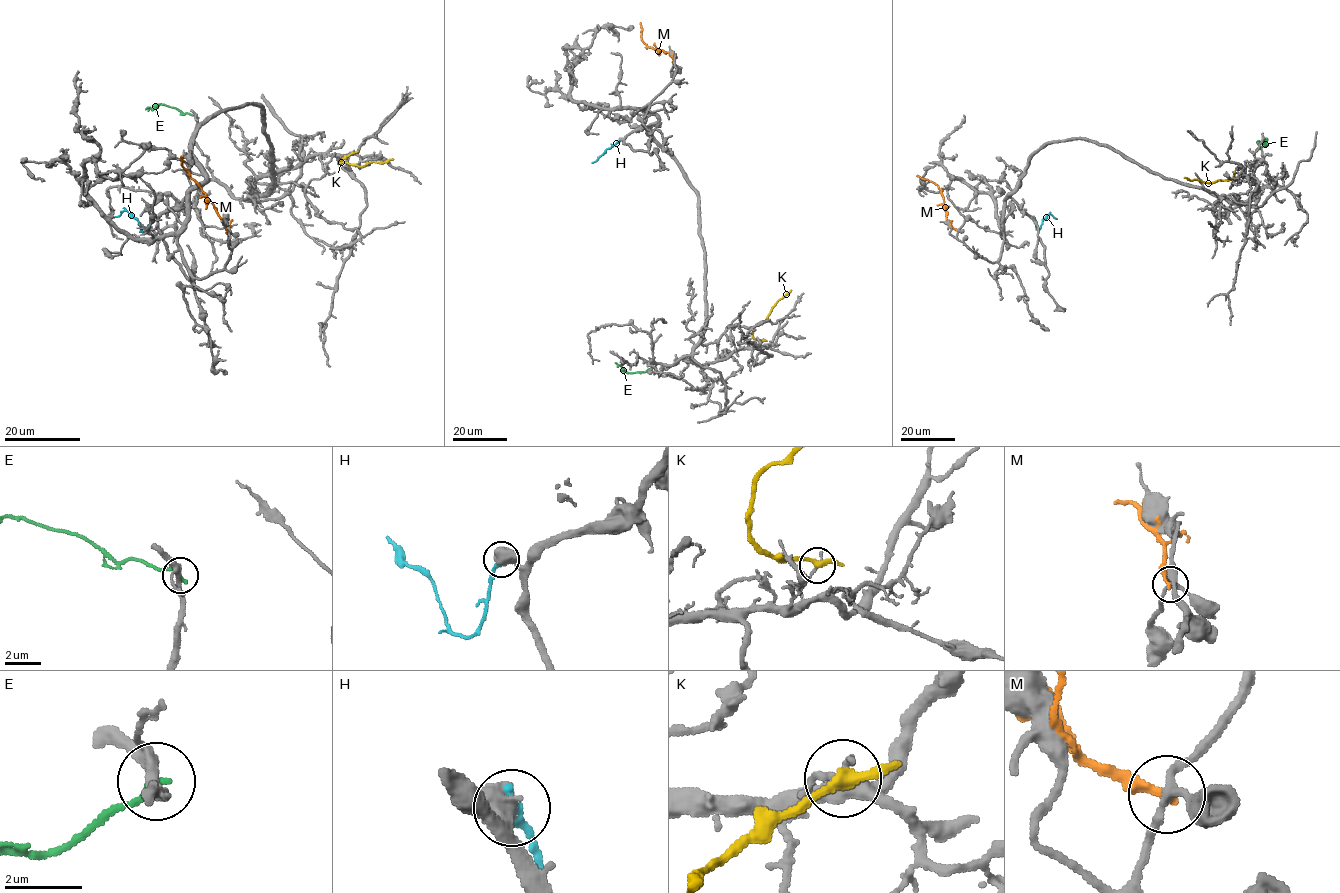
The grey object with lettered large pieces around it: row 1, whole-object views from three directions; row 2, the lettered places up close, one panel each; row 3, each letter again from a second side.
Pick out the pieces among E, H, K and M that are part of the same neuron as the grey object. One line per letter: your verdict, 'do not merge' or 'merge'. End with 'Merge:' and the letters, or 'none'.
E: do not merge
H: do not merge
K: do not merge
M: do not merge
Merge: none

